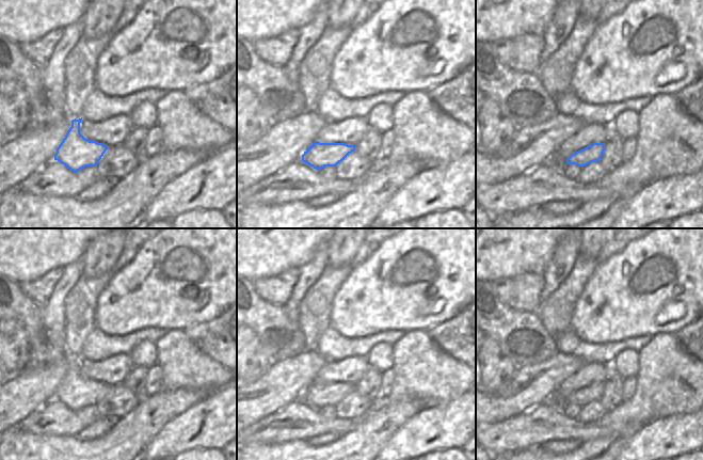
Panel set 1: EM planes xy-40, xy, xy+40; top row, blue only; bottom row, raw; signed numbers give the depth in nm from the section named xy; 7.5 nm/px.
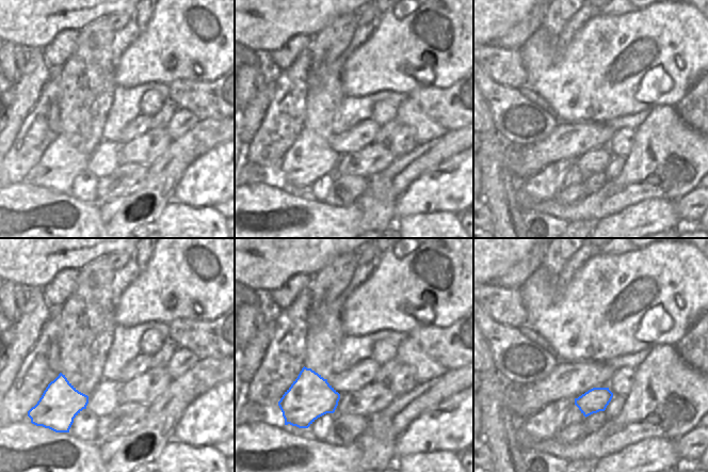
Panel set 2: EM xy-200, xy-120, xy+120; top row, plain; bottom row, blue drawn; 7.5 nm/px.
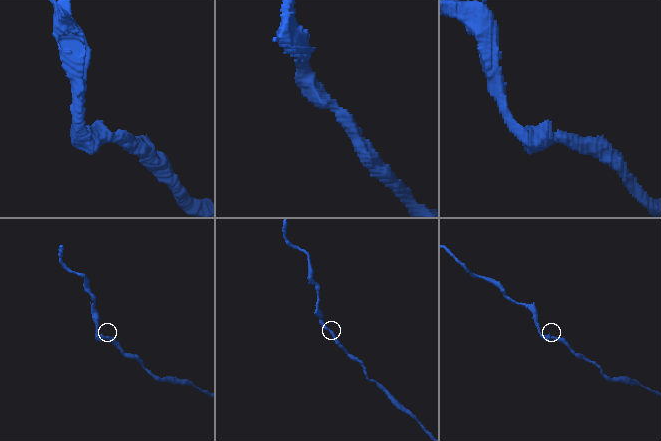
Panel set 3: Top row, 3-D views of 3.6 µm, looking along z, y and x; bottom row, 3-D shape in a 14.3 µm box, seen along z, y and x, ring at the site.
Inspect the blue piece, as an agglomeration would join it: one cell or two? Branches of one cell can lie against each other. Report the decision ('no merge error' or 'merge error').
no merge error

